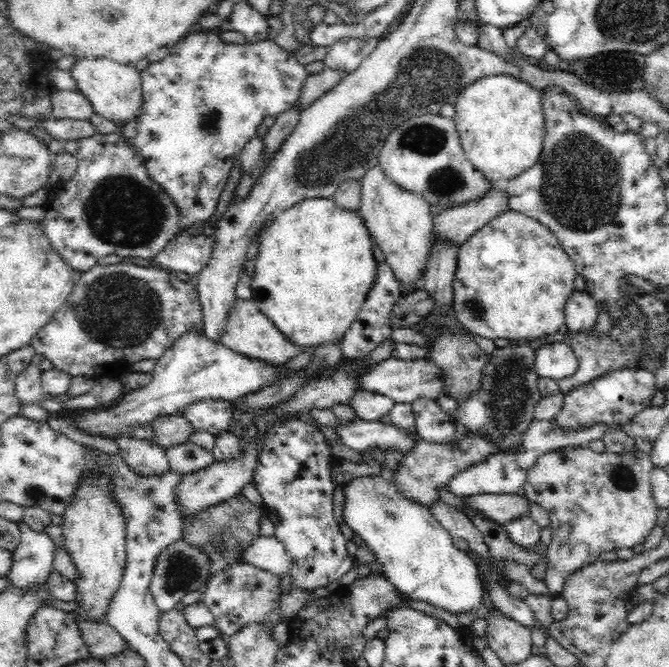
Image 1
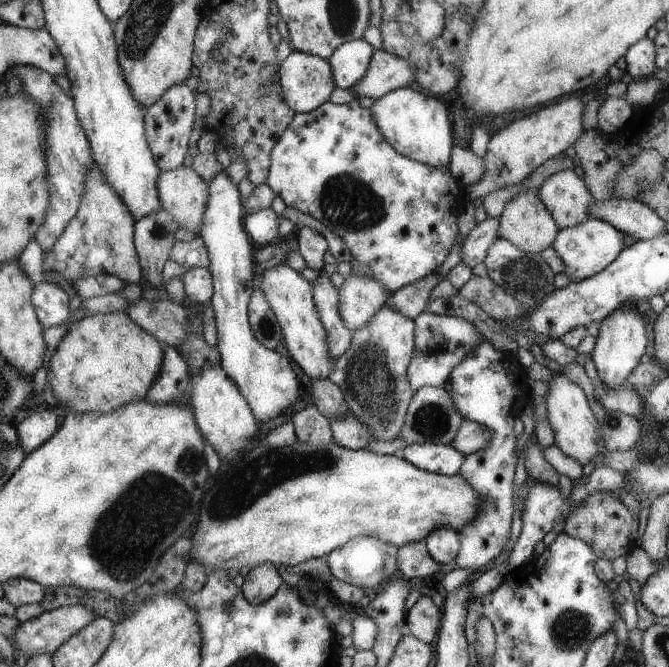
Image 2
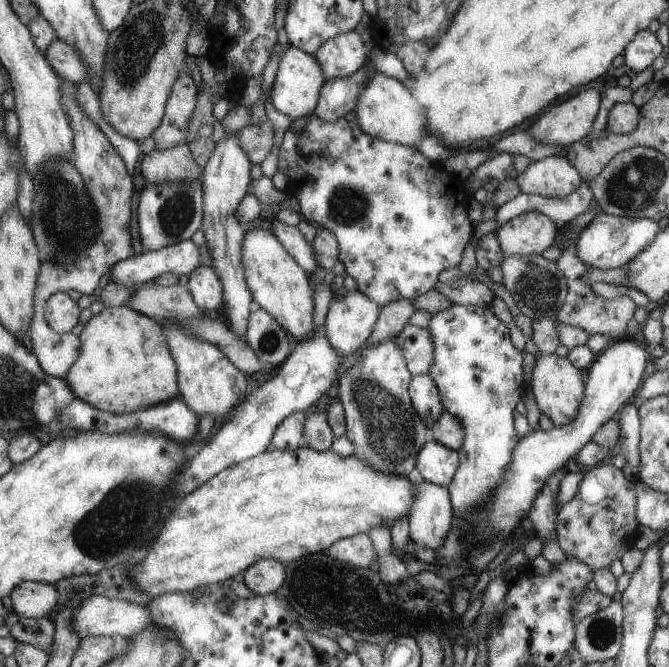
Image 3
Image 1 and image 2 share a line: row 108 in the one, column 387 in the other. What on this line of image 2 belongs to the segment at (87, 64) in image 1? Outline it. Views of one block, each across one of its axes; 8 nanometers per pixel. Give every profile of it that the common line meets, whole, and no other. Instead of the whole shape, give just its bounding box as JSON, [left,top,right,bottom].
[369,87,453,169]

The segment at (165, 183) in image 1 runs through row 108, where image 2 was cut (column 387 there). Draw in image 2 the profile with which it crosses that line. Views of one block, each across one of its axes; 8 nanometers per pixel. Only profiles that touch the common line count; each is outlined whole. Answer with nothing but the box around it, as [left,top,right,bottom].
[266,98,464,293]

